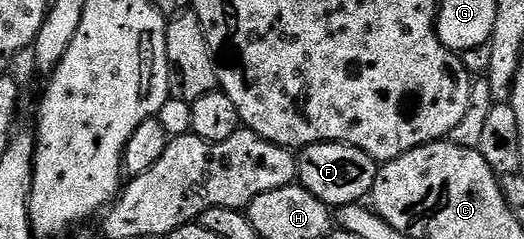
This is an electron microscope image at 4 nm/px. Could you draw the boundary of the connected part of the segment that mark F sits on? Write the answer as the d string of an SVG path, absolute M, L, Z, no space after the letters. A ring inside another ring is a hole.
M315 143L303 148L296 161L299 186L305 187L329 209L365 200L372 192L379 164L368 153L344 143Z

